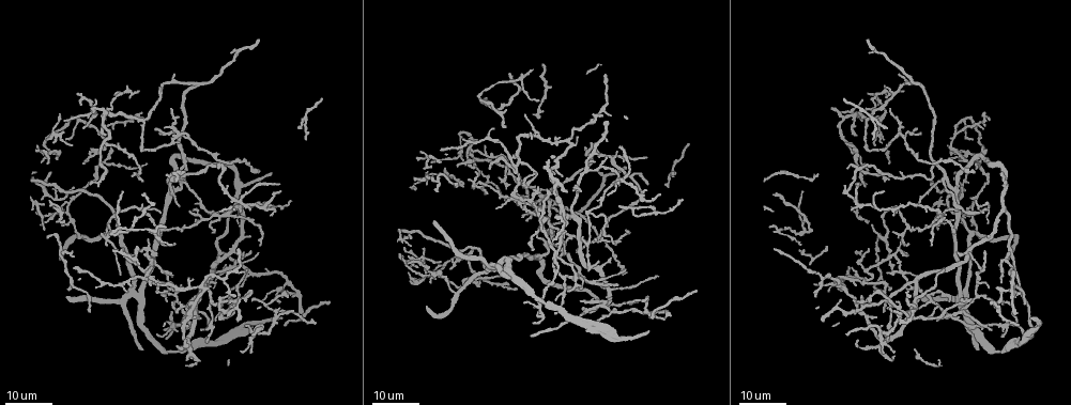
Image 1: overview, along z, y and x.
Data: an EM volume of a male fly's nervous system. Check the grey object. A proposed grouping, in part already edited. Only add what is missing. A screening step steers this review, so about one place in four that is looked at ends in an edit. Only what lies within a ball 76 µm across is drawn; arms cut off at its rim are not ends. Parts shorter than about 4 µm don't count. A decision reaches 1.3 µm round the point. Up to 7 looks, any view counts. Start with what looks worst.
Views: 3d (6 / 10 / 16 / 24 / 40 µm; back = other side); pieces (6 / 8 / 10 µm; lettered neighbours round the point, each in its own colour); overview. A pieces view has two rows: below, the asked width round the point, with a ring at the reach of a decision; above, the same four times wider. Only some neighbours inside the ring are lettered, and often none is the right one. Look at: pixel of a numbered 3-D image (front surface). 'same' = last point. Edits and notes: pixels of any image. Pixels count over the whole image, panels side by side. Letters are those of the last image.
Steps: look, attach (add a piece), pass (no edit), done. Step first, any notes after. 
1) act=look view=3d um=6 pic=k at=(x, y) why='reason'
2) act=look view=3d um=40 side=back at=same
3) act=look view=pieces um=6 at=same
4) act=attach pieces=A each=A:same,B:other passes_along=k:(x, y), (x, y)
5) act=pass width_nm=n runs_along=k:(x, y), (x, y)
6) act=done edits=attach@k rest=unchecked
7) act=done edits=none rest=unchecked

act=look view=3d um=16 pic=1 at=(975, 202) why='long arm stops here'

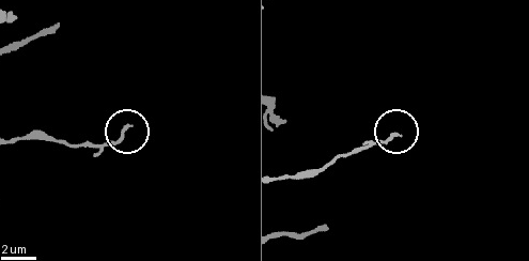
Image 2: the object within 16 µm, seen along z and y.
act=look view=pieces um=6 pic=2 at=(394, 132)

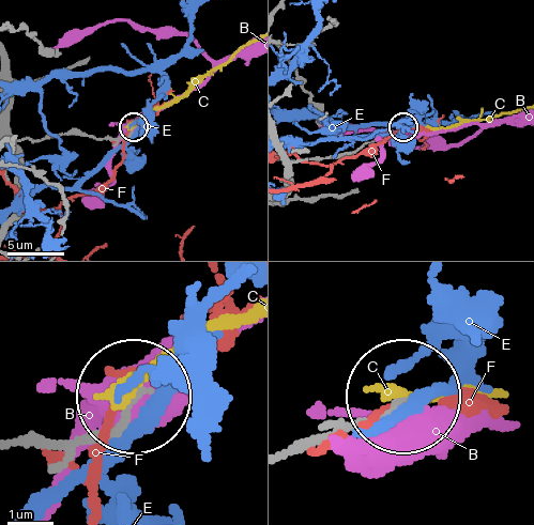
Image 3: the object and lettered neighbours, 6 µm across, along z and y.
act=pass each=B:other,C:other,E:other,F:other runs_along=3:(16, 140), (65, 135), (123, 138), (134, 127) found='none of them fits'

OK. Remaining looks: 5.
act=look view=3d um=16 pic=1 at=(170, 303) why='thin end'

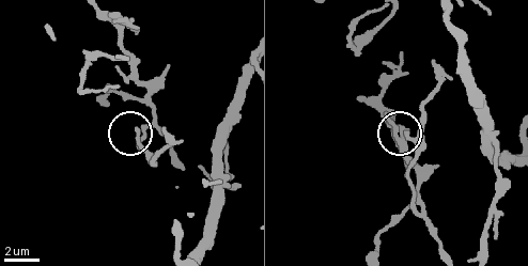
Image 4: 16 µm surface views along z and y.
act=look view=pieces um=10 pic=4 at=(138, 131)

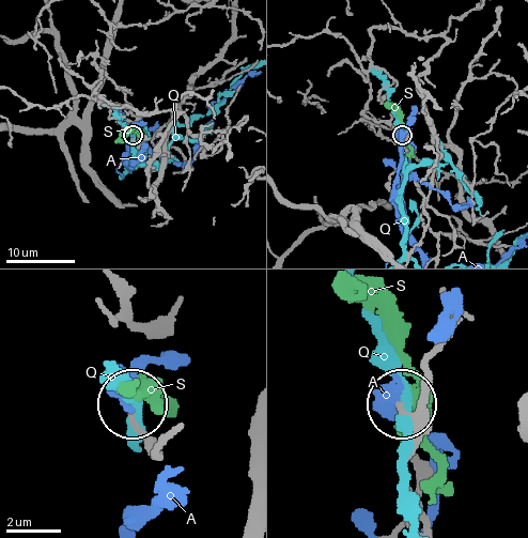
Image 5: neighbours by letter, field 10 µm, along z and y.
act=pass width_nm=190 each=A:other,Q:other,S:other found='none of them fits'

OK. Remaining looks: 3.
act=look view=3d um=16 pic=1 at=(667, 188) why='free end'

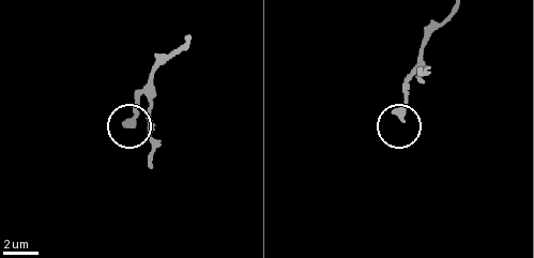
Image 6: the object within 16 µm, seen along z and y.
act=look view=pieces um=6 pic=6 at=(403, 119)

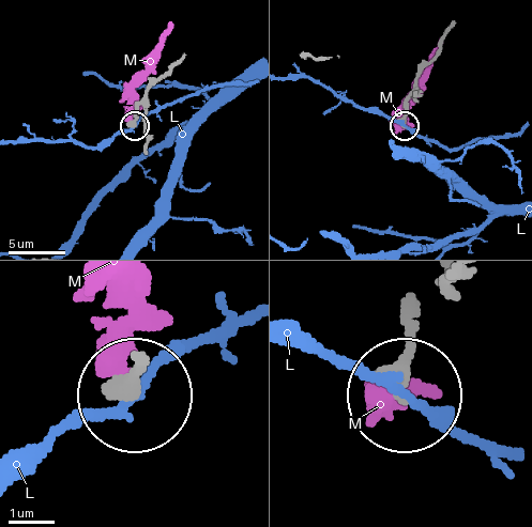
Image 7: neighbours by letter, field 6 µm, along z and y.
act=pass width_nm=330 each=L:other,M:other found='none of them fits'

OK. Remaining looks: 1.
act=done edits=none rest=unchecked

